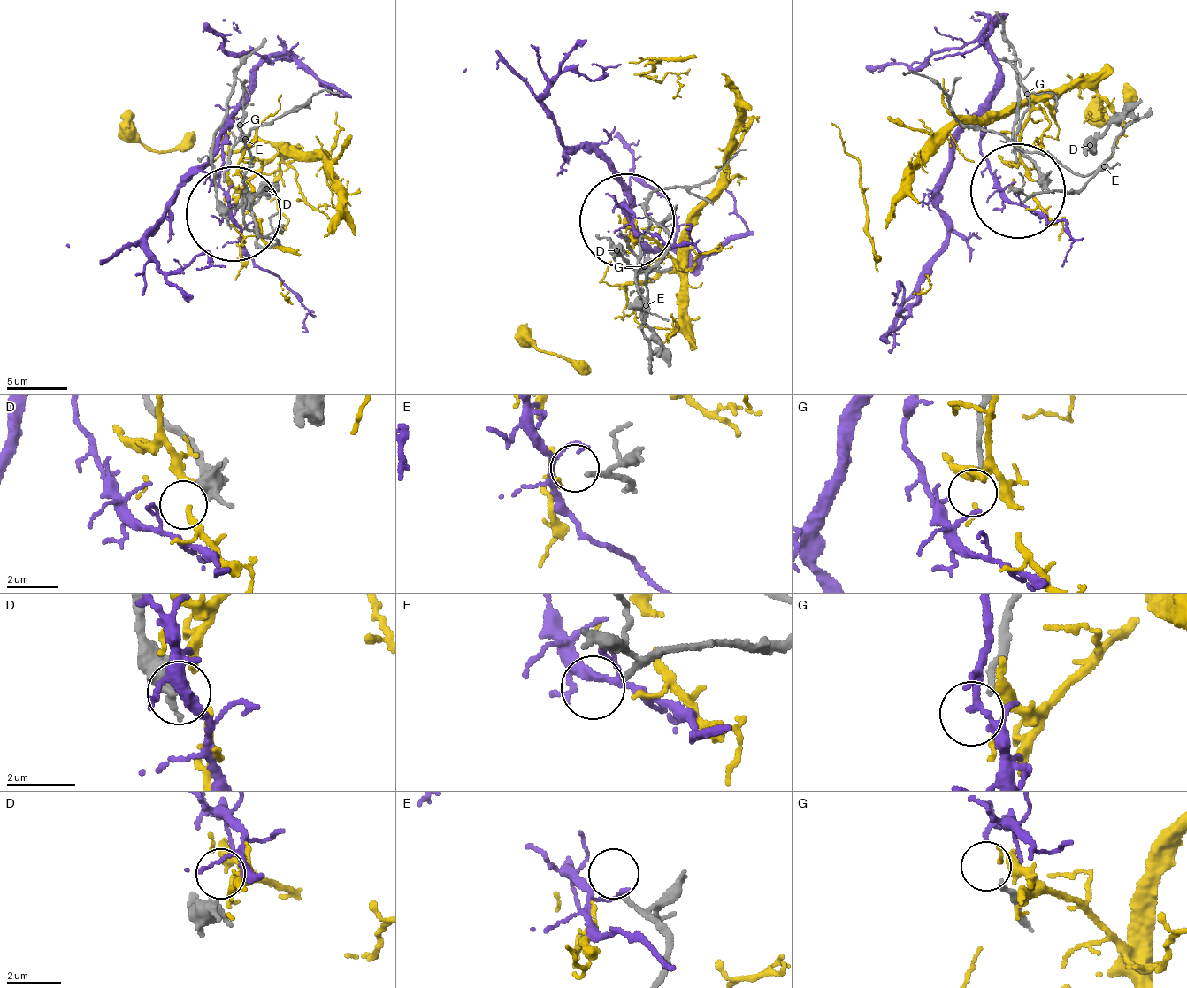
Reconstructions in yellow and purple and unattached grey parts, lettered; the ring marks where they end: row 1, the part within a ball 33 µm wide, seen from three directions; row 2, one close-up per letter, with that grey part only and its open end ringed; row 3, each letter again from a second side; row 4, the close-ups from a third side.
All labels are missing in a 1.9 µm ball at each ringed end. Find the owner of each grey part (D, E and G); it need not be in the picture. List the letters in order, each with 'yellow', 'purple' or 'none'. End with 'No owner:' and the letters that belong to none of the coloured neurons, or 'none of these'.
D: none
E: none
G: none
No owner: D, E, G

